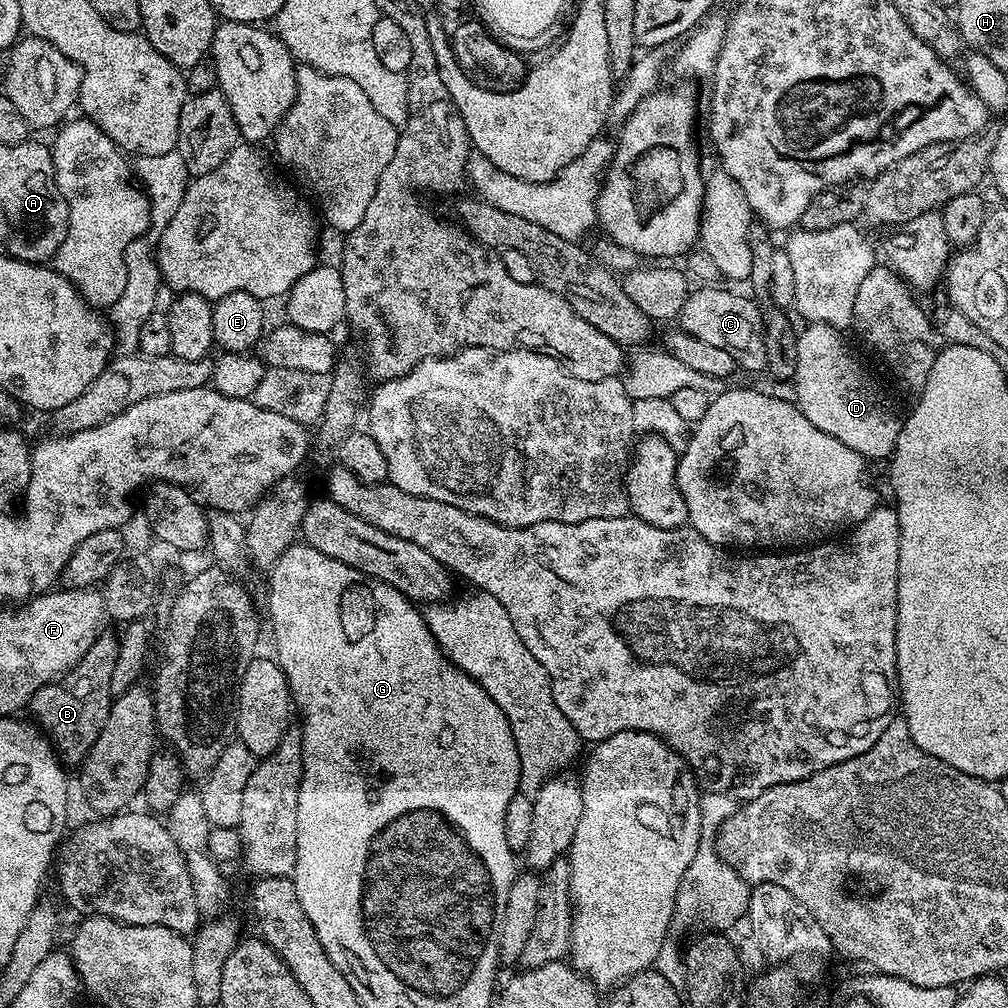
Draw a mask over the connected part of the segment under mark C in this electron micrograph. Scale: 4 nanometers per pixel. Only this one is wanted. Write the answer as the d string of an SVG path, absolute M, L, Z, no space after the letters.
M700 286L697 292L696 289L689 291L686 306L678 317L679 327L694 338L702 338L702 342L710 342L710 346L718 346L718 350L726 350L736 359L737 365L763 369L767 356L760 305L747 295L739 296L722 287Z

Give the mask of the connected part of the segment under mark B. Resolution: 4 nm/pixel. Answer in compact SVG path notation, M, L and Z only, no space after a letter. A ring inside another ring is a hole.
M115 635L97 636L78 663L51 684L39 688L30 698L27 711L32 712L31 719L48 737L56 755L65 765L83 764L94 742L98 742L102 726L106 726L106 714L110 714L110 706L114 699L110 678L114 678L114 662L118 658L119 649L120 645Z

